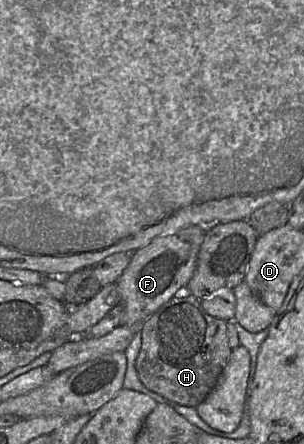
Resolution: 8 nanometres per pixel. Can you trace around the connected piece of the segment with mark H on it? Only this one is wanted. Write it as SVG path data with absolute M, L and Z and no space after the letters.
M190 295L174 296L143 323L142 345L135 367L142 384L179 405L196 408L211 393L218 378L230 360L232 349L228 345L227 321L210 316L203 309L200 299Z

